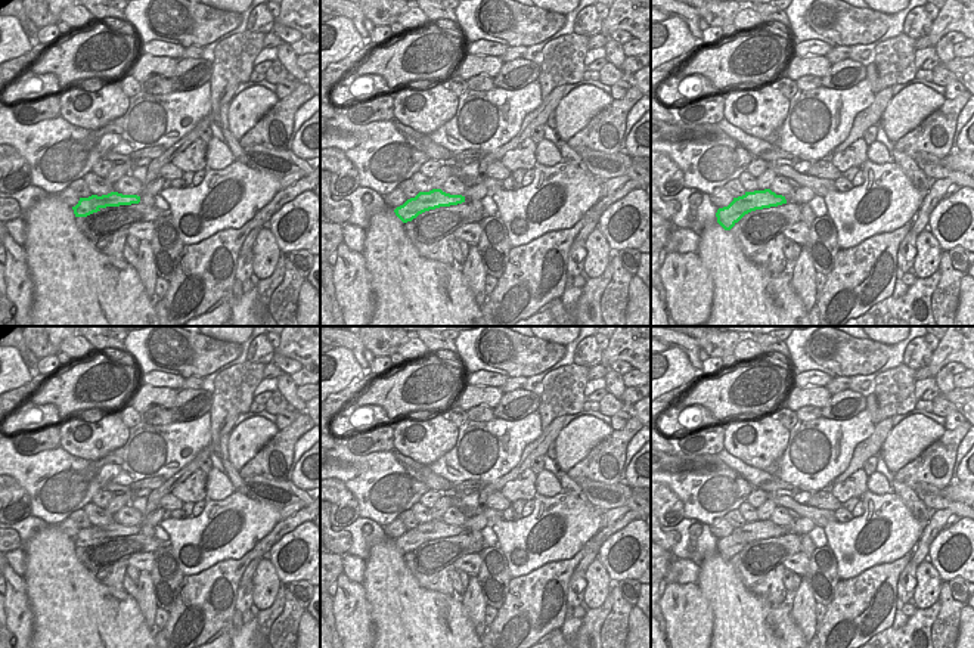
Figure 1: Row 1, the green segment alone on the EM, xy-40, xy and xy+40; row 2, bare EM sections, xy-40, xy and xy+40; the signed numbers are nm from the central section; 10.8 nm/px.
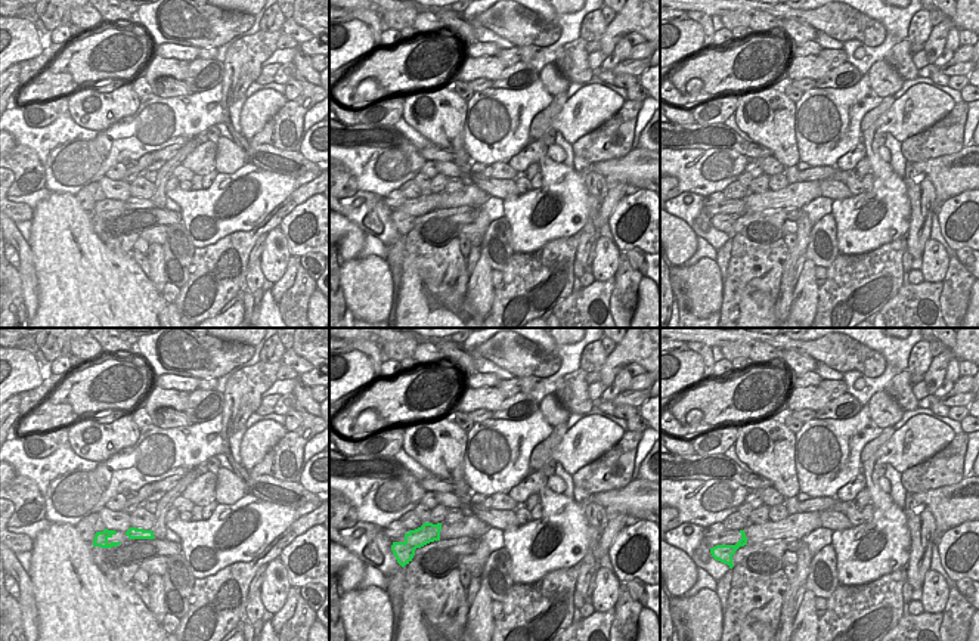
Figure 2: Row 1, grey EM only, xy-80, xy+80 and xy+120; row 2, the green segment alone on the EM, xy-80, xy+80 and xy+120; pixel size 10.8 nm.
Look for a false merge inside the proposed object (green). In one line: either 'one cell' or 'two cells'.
two cells

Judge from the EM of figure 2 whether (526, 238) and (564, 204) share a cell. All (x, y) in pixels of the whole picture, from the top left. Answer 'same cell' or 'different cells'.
same cell

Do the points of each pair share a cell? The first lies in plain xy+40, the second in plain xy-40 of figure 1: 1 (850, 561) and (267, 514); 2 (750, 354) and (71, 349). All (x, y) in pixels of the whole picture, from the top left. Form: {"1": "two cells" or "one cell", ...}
{"1": "one cell", "2": "one cell"}

